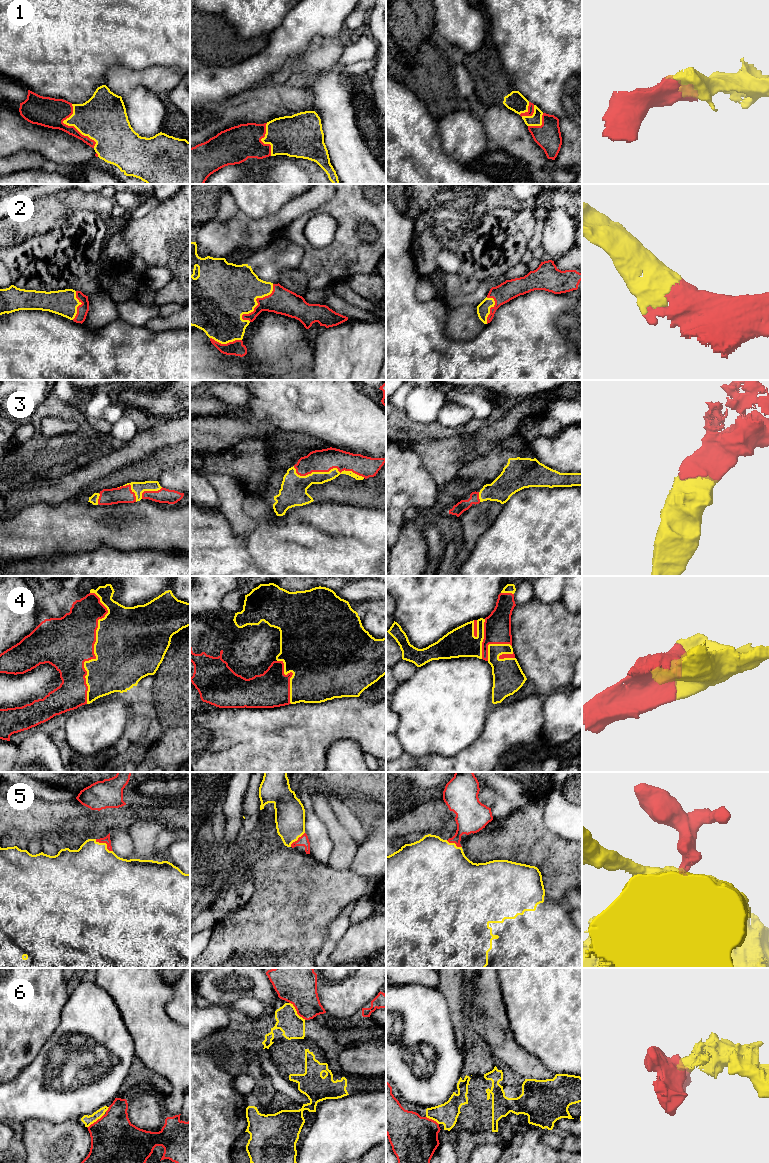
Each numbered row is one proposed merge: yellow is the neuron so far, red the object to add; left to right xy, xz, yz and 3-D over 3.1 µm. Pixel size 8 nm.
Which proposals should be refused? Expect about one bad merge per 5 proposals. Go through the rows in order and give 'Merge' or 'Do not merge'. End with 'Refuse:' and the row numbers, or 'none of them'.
1: Merge
2: Merge
3: Merge
4: Merge
5: Merge
6: Do not merge
Refuse: 6

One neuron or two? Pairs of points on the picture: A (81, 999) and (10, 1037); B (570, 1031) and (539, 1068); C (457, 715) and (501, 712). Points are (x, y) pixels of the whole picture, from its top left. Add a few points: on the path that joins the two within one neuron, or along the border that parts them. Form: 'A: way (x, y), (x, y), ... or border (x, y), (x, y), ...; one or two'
A: border (69, 995), (61, 1013), (60, 1023), (53, 1031); two
B: border (523, 1049), (535, 1056), (555, 1074); two
C: border (491, 708), (485, 719), (483, 730), (479, 735); two

